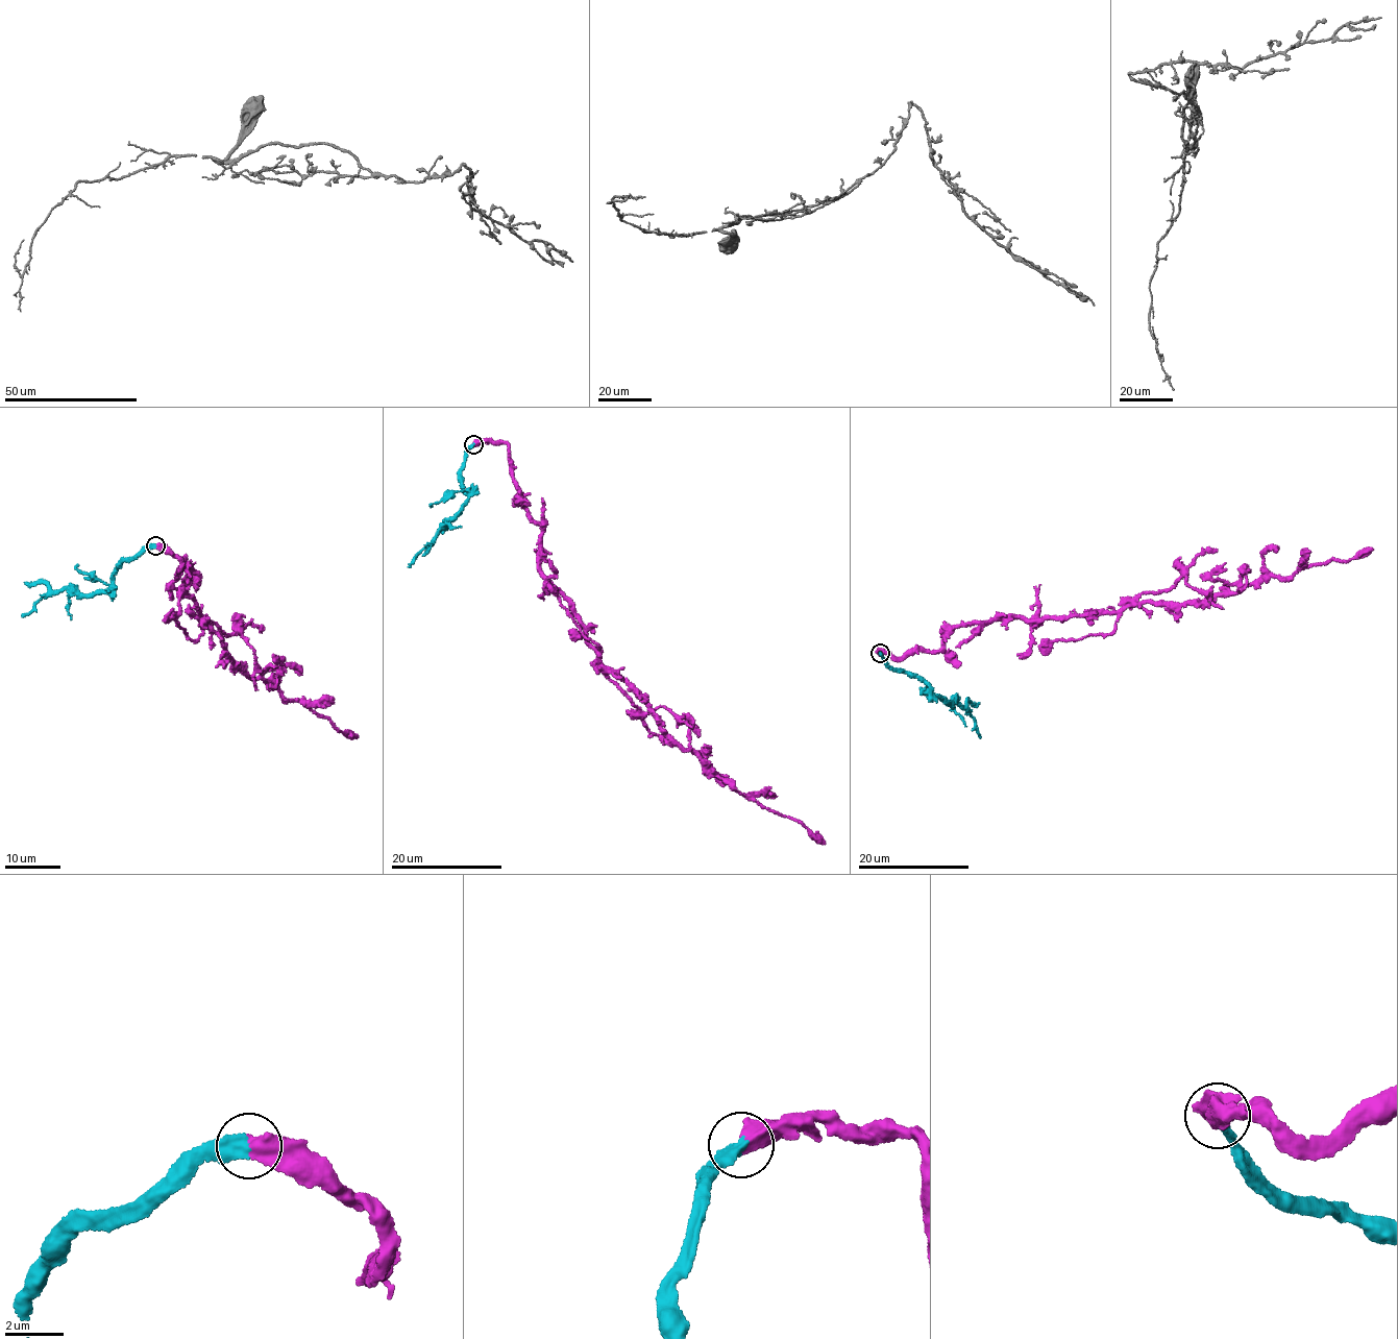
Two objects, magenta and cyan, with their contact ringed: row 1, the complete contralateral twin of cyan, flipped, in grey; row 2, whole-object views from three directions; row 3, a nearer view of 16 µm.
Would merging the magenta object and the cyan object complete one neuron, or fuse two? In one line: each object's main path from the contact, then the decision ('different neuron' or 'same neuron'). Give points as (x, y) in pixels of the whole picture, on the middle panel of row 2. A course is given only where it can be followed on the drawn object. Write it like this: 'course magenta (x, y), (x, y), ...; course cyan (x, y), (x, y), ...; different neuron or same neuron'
course magenta (472, 444), (508, 445), (518, 492), (541, 528), (540, 571), (603, 665), (683, 751), (825, 844); course cyan (472, 444), (461, 471), (461, 487), (469, 495), (468, 503), (440, 530), (423, 555); same neuron

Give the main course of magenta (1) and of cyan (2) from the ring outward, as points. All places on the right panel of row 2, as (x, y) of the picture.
1: (880, 653), (902, 658), (934, 653), (953, 630), (979, 622), (1099, 615), (1139, 602), (1203, 601), (1373, 549)
2: (880, 653), (891, 667), (920, 676), (952, 705), (957, 702), (969, 709), (980, 738)

